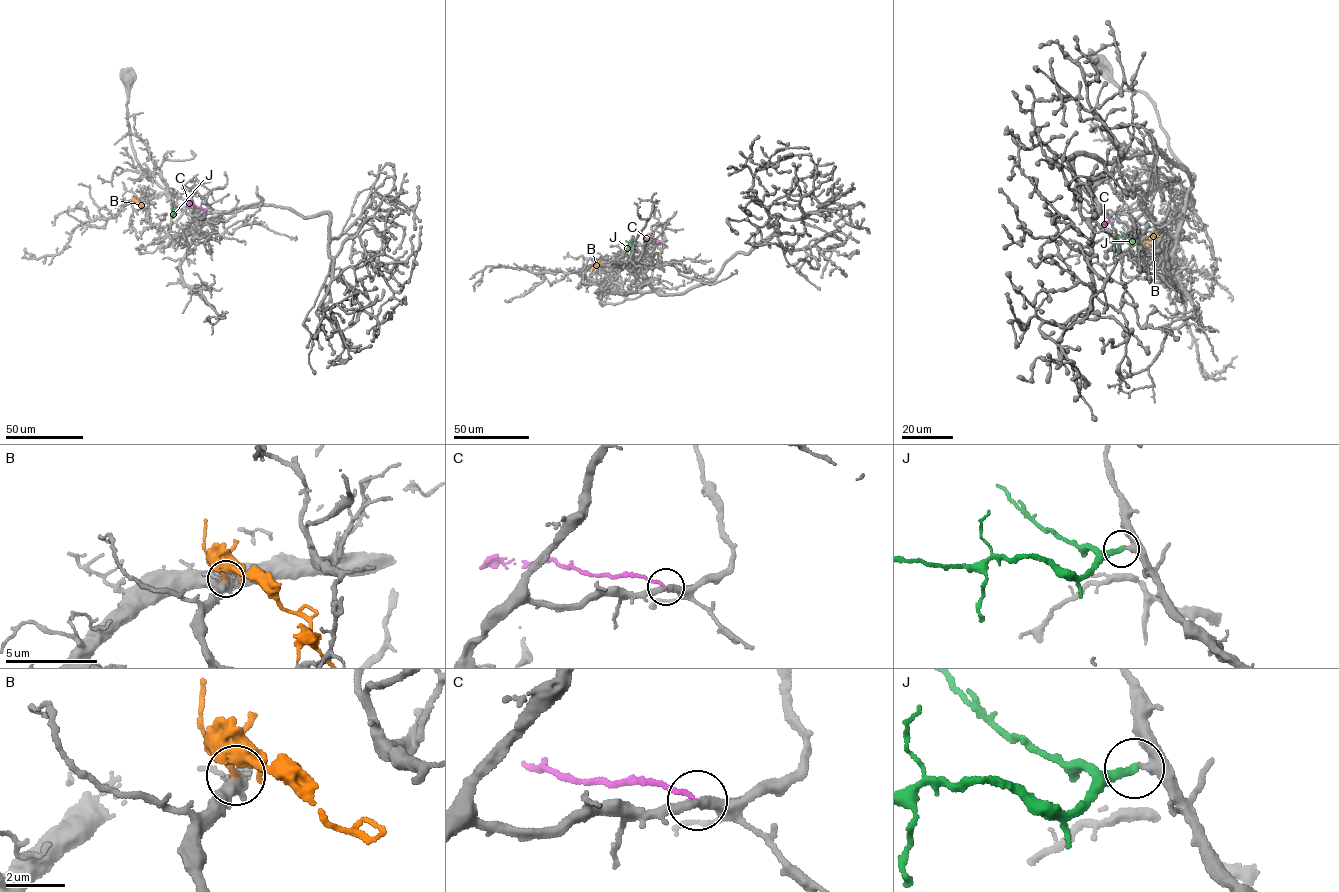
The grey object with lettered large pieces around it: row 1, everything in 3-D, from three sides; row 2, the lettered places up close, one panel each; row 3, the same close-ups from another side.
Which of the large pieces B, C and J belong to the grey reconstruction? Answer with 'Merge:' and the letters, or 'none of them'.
Merge: J

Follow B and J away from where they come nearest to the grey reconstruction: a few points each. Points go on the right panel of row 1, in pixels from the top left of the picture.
B: (1159, 236), (1144, 244)
J: (1137, 240), (1128, 243), (1105, 241)

